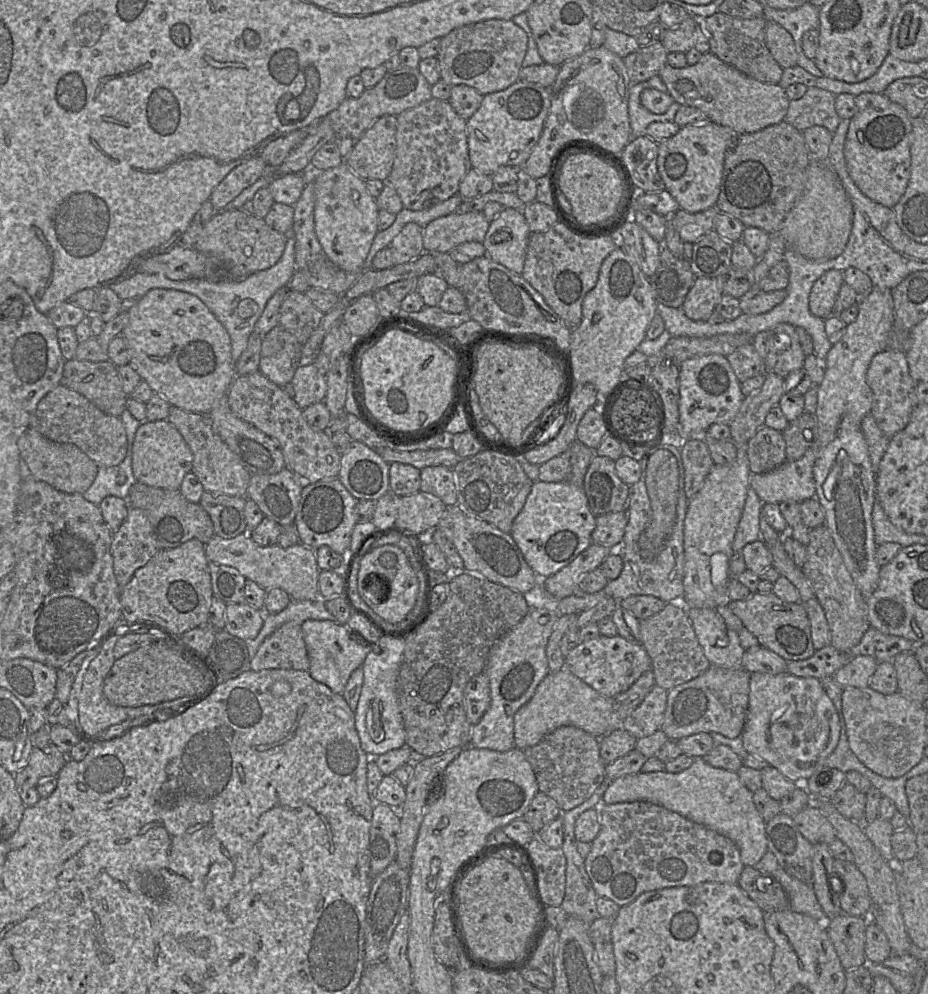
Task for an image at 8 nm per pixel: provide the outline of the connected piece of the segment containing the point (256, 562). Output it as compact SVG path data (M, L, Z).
M250 532L224 539L214 534L205 544L205 555L209 562L236 568L245 579L252 580L265 590L280 588L293 600L314 600L319 597L319 568L315 549L301 543L283 548L278 544L260 546L250 536Z

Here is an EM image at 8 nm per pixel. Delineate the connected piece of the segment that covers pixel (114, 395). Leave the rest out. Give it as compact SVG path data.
M67 360L60 383L82 394L109 415L120 417L126 409L128 395L118 367L109 360Z

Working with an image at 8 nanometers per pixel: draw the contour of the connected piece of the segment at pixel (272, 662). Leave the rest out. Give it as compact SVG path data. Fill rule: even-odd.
M288 621L276 628L260 644L250 660L250 669L294 669L308 671L309 658L301 625Z

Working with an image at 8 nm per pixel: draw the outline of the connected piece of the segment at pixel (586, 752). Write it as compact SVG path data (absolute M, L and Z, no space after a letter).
M562 726L523 752L532 766L539 791L555 800L558 807L566 812L589 799L606 779L606 765L601 759L599 746L599 739L586 731Z

